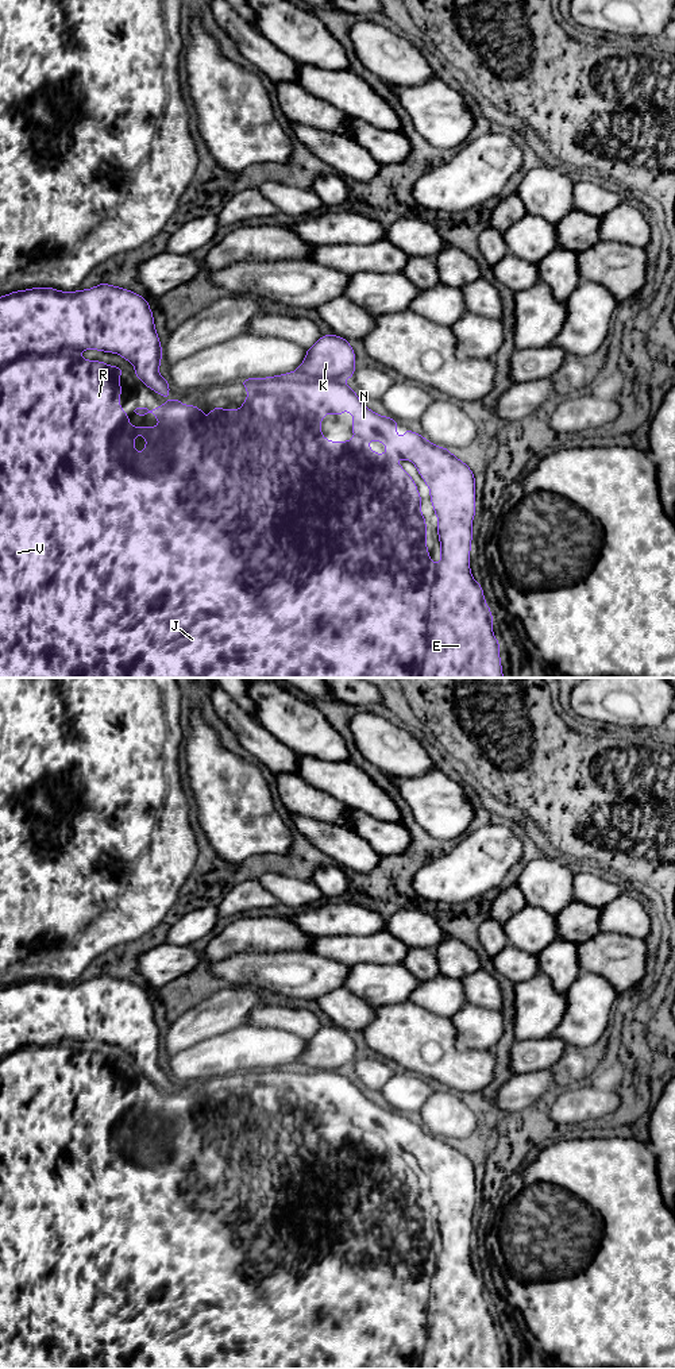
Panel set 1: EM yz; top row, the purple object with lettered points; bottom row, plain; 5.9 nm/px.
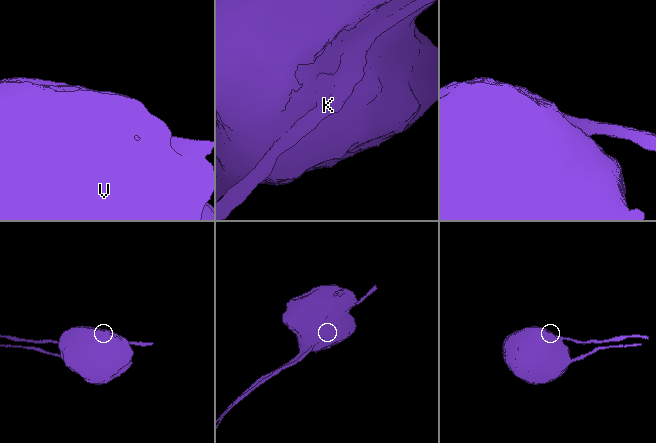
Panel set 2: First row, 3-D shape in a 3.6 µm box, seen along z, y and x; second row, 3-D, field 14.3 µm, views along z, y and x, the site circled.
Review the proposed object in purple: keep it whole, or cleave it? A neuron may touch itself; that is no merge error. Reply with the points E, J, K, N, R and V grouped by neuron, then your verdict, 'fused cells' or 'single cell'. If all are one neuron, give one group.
groups E J N R V / K; fused cells

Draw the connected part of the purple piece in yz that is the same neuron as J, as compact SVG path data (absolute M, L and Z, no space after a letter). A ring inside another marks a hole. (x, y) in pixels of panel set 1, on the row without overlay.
M99 975L90 980L74 982L72 984L61 983L54 979L30 979L27 982L11 983L0 987L0 1369L504 1369L500 1349L500 1331L494 1328L493 1306L487 1297L481 1274L472 1269L470 1260L470 1242L472 1233L472 1210L475 1202L475 1168L471 1160L451 1145L448 1139L435 1137L424 1127L405 1119L402 1130L397 1129L398 1112L379 1107L369 1100L356 1087L355 1081L343 1075L344 1071L352 1069L355 1061L350 1061L338 1069L312 1069L298 1060L282 1067L266 1069L244 1069L240 1075L247 1081L247 1090L239 1102L223 1100L213 1098L205 1110L204 1103L196 1096L184 1096L180 1091L173 1090L163 1094L161 1099L136 1099L134 1103L139 1107L151 1104L159 1111L158 1118L131 1118L128 1103L120 1099L120 1067L123 1058L108 1057L105 1053L82 1050L80 1044L84 1041L97 1041L103 1044L113 1044L123 1048L134 1056L135 1067L148 1080L161 1088L170 1087L169 1072L159 1067L159 1056L162 1053L162 1036L155 1022L154 1007L147 991L128 980L113 977L109 975ZM350 1102L354 1110L351 1122L355 1129L342 1134L327 1131L321 1125L320 1112L327 1104L335 1107ZM143 1126L146 1138L143 1144L135 1142L134 1129ZM367 1131L381 1133L386 1135L386 1145L375 1145ZM397 1150L410 1152L418 1165L429 1179L431 1195L433 1204L439 1208L437 1227L440 1233L440 1254L436 1257L427 1239L427 1211L421 1206L421 1191L418 1180L413 1169L404 1161L401 1156L396 1156Z

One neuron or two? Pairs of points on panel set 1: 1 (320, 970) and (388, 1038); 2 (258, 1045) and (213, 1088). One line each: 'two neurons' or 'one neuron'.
1: two neurons
2: two neurons

